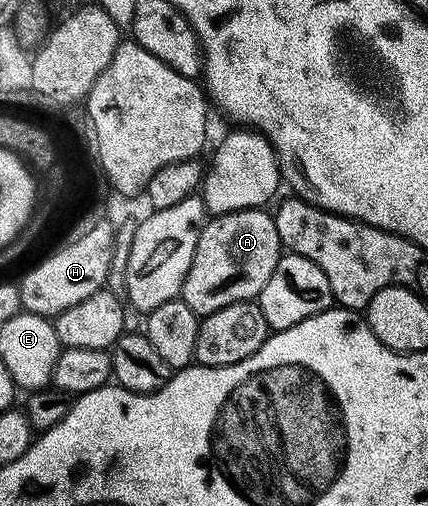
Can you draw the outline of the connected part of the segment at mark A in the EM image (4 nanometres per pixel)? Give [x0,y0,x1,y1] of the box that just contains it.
[181,207,281,316]

